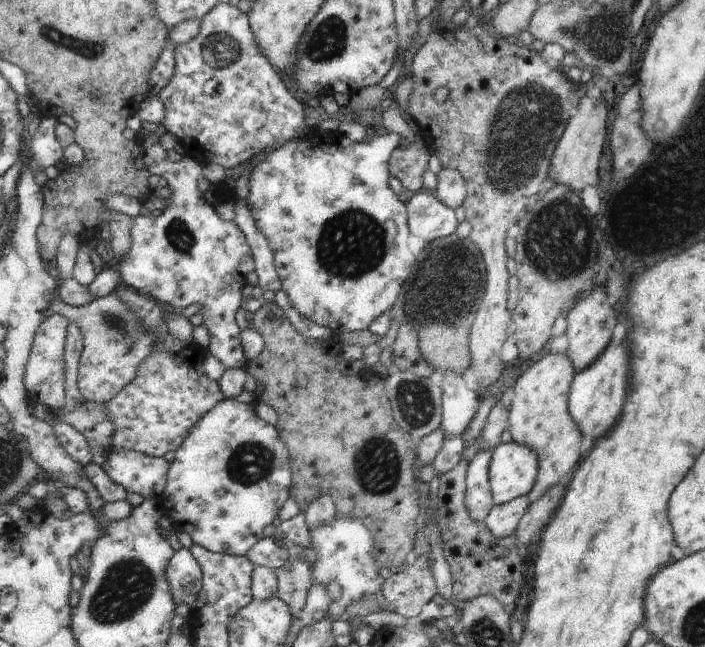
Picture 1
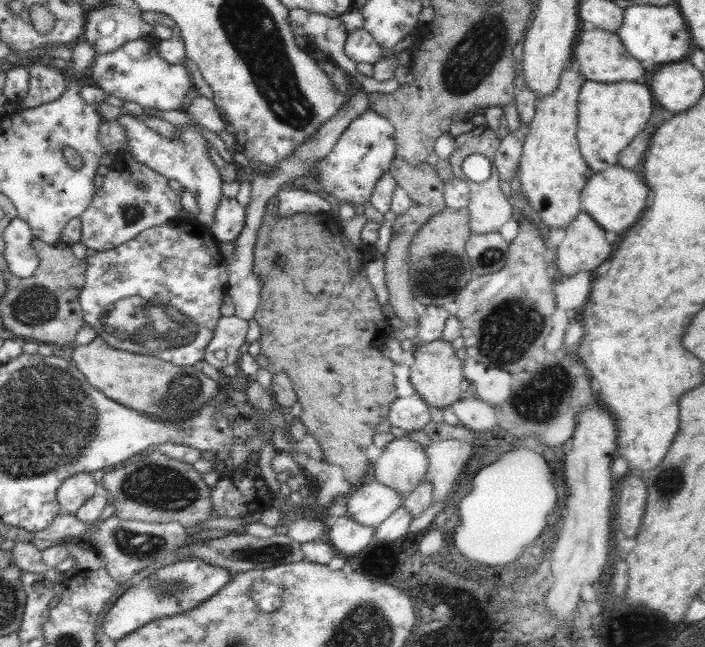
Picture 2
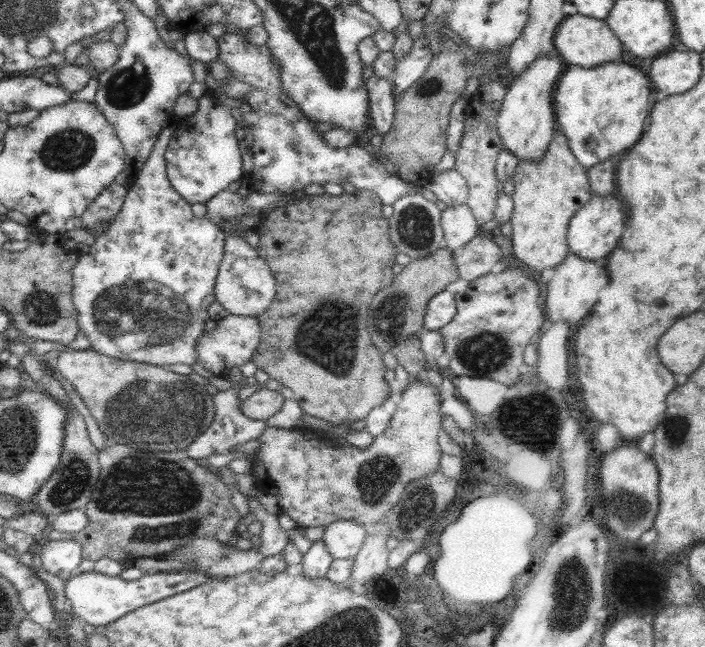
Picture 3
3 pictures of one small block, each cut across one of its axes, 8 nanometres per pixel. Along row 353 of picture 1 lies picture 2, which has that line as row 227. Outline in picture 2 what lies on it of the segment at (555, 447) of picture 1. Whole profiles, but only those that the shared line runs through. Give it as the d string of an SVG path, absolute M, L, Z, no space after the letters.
M573 63L564 67L558 87L535 104L535 115L524 138L519 162L521 192L540 217L541 226L563 227L570 224L582 208L582 188L595 173L581 155L577 139L577 104L584 78Z

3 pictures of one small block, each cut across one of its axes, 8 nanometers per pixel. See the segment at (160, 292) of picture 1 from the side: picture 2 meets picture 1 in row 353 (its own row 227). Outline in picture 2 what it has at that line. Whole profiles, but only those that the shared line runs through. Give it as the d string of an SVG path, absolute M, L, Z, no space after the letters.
M223 195L216 205L214 223L209 228L212 236L218 242L233 242L240 235L245 224L245 208L240 206L235 198Z

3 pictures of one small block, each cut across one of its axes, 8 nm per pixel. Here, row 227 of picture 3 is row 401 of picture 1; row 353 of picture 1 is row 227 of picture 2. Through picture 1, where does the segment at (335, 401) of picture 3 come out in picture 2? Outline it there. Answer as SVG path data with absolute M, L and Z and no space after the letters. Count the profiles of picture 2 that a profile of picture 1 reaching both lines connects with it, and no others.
M277 196L267 201L267 213L262 218L262 226L258 230L258 240L254 244L254 273L260 281L260 304L258 310L254 313L254 320L261 328L260 359L264 363L271 363L276 370L284 371L290 377L293 391L297 395L297 404L294 411L300 417L300 421L306 425L308 434L313 435L318 445L320 445L324 462L328 465L340 467L344 480L351 484L352 489L355 489L369 479L369 475L372 474L366 451L368 446L373 444L373 437L378 432L377 427L380 422L387 419L391 405L397 398L394 373L392 373L395 363L382 350L389 331L388 317L384 315L380 304L376 302L376 294L374 294L374 290L368 282L365 264L361 261L360 254L351 253L344 239L338 242L338 238L334 238L334 234L326 228L325 218L321 214L296 213L287 219L281 219L276 216L278 208L279 200Z

